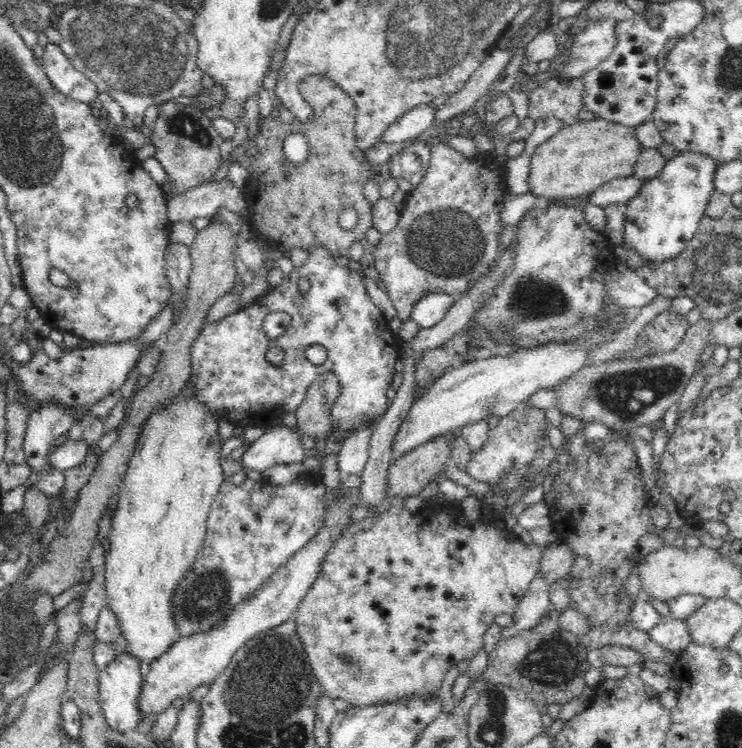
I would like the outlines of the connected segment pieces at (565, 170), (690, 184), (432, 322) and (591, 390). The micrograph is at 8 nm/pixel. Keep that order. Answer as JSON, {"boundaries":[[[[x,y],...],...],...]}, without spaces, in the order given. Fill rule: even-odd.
{"boundaries":[[[[600,117],[565,125],[550,140],[540,144],[530,160],[528,185],[541,201],[571,199],[589,195],[613,178],[634,174],[636,160],[643,149],[634,127],[606,121]]],[[[680,152],[671,158],[658,176],[644,180],[638,194],[625,203],[623,241],[632,246],[644,265],[674,258],[686,248],[705,217],[708,199],[715,191],[715,160],[707,154]]],[[[442,292],[424,295],[415,304],[411,319],[416,322],[420,329],[433,328],[447,316],[456,299],[454,295]]],[[[701,319],[698,324],[689,326],[682,343],[670,353],[650,356],[638,361],[608,361],[597,365],[589,364],[577,374],[565,379],[556,389],[556,408],[564,415],[575,416],[584,423],[601,422],[612,430],[630,430],[633,433],[640,426],[655,426],[662,421],[666,410],[676,404],[700,361],[700,356],[711,342],[711,329],[714,322]]]]}

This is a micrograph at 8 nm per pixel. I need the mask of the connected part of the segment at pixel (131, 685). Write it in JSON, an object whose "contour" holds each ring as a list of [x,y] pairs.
{"contour":[[[127,652],[116,655],[99,674],[98,700],[109,727],[116,732],[136,730],[142,722],[142,713],[138,707],[138,698],[142,690],[142,677],[140,675],[140,662]]]}

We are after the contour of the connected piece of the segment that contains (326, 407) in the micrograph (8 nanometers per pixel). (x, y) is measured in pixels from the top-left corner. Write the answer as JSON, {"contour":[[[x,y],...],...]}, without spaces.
{"contour":[[[333,373],[320,374],[310,386],[302,404],[295,415],[298,418],[297,428],[304,436],[315,438],[324,443],[334,430],[331,421],[331,410],[340,394],[339,379]]]}

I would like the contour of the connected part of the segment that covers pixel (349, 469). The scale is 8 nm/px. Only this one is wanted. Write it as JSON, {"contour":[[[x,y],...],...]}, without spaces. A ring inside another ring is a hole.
{"contour":[[[363,425],[351,430],[350,436],[342,442],[342,448],[337,454],[337,463],[342,477],[349,474],[360,475],[365,469],[369,459],[372,431],[372,425]]]}

